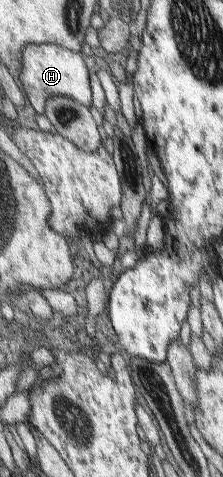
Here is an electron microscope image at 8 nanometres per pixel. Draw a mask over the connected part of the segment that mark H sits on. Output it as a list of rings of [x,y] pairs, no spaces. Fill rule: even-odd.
[[[56,43],[36,44],[25,50],[22,65],[19,80],[36,113],[45,114],[47,103],[54,97],[74,99],[85,107],[93,108],[91,72],[80,52]]]

